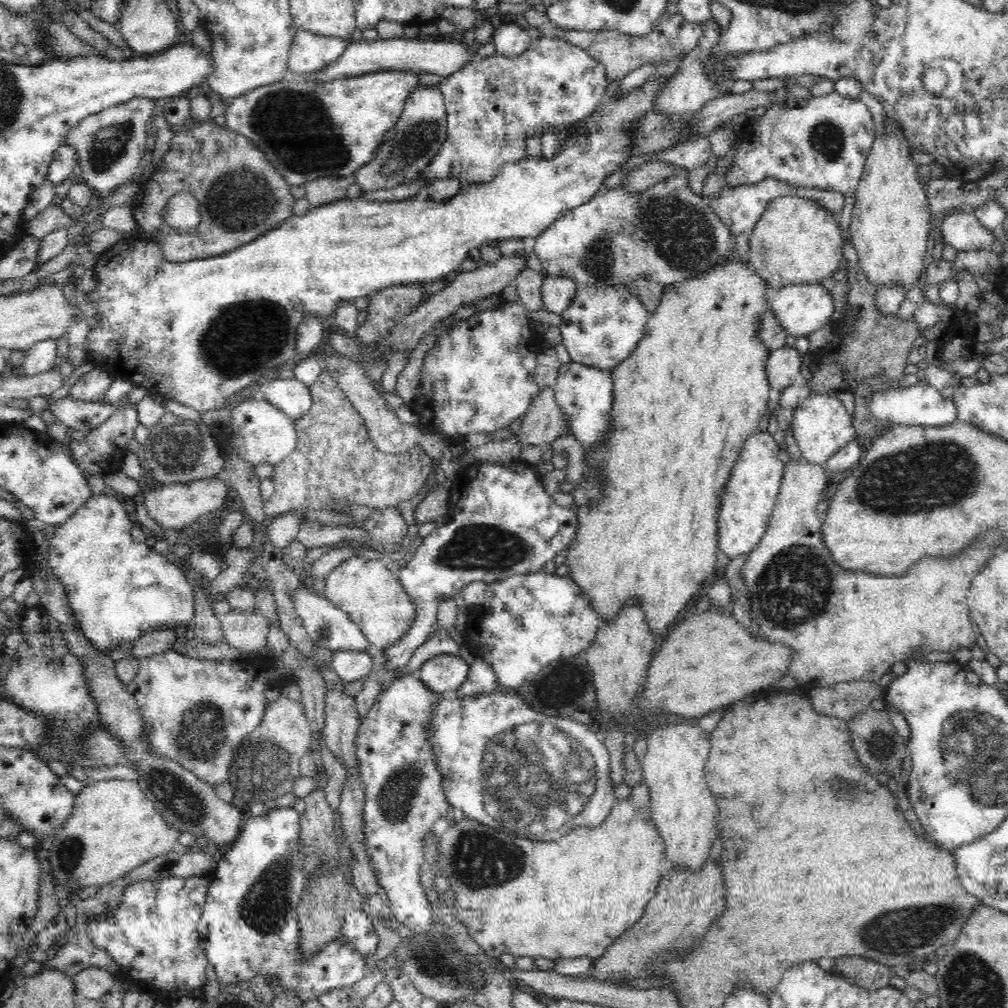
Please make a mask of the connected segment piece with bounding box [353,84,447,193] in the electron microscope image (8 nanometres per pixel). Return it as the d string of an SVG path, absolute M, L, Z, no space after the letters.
M418 84L406 98L404 108L394 128L390 128L375 152L374 159L360 168L353 176L362 193L375 190L388 190L416 182L418 172L426 170L447 137L447 110L439 85Z

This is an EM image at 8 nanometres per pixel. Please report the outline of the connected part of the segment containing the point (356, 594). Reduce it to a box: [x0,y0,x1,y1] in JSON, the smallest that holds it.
[325,555,417,650]

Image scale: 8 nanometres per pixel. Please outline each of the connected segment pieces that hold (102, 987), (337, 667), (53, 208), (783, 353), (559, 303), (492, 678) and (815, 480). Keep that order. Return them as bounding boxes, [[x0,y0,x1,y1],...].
[[72,967,117,999],[332,651,374,684],[25,204,77,240],[766,345,802,391],[542,276,578,314],[455,658,499,697],[740,457,998,691]]

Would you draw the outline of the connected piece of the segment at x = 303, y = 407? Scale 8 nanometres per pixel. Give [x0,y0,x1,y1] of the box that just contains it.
[262,376,313,421]

